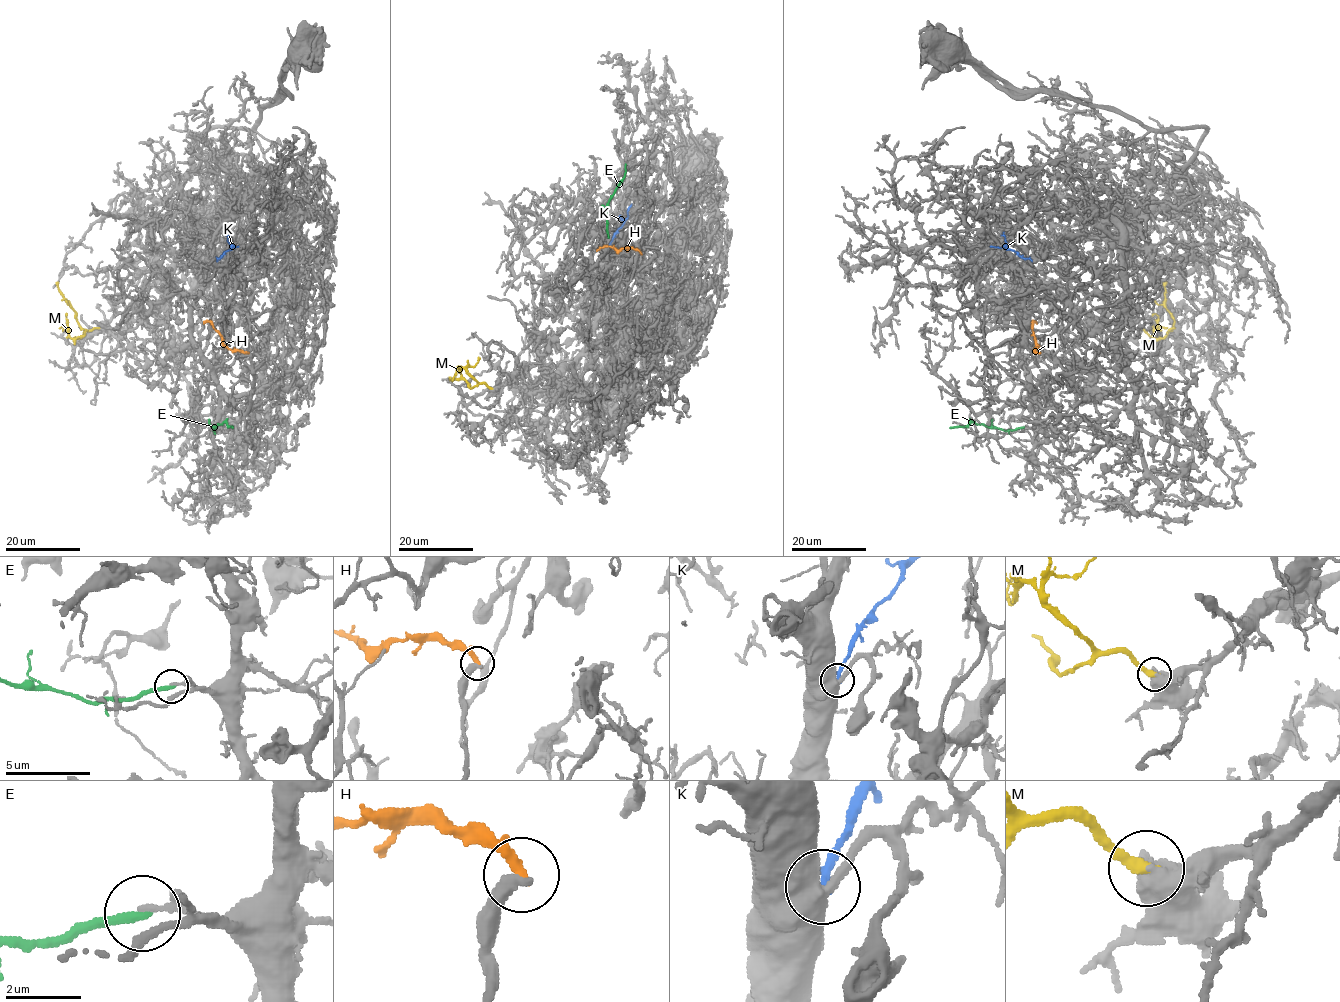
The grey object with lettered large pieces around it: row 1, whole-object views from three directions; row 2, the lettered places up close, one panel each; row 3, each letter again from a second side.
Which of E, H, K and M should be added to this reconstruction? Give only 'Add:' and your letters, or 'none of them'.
Add: M

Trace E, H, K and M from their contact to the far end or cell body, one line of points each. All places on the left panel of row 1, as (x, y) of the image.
E: (215, 427), (214, 431), (218, 424), (225, 422), (233, 428)
H: (247, 352), (231, 350), (210, 323), (204, 323)
K: (217, 260), (233, 246), (238, 246)
M: (98, 328), (81, 328), (76, 312), (56, 282)

